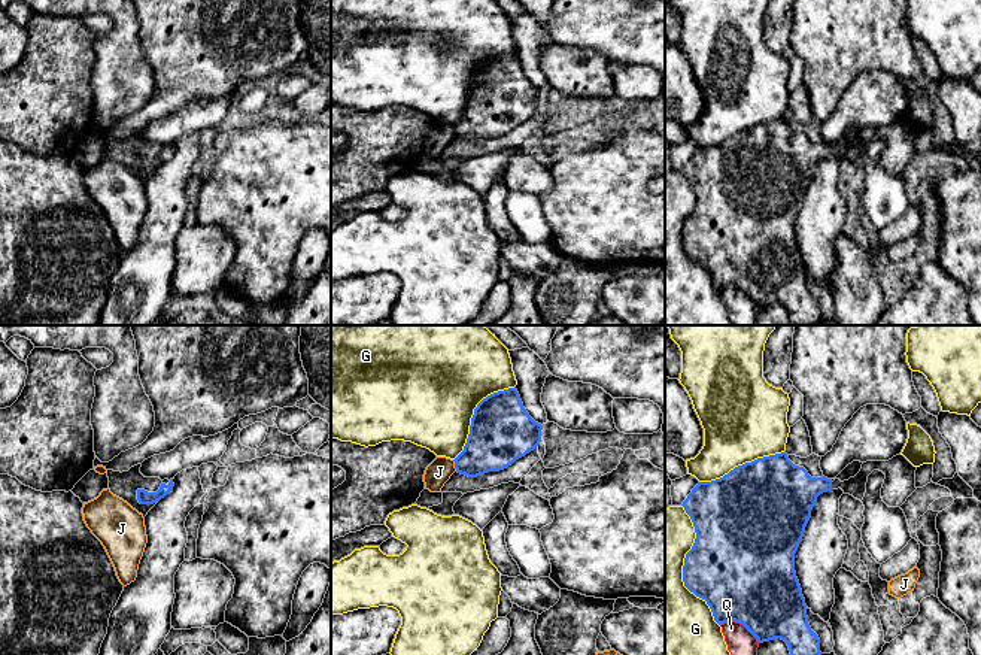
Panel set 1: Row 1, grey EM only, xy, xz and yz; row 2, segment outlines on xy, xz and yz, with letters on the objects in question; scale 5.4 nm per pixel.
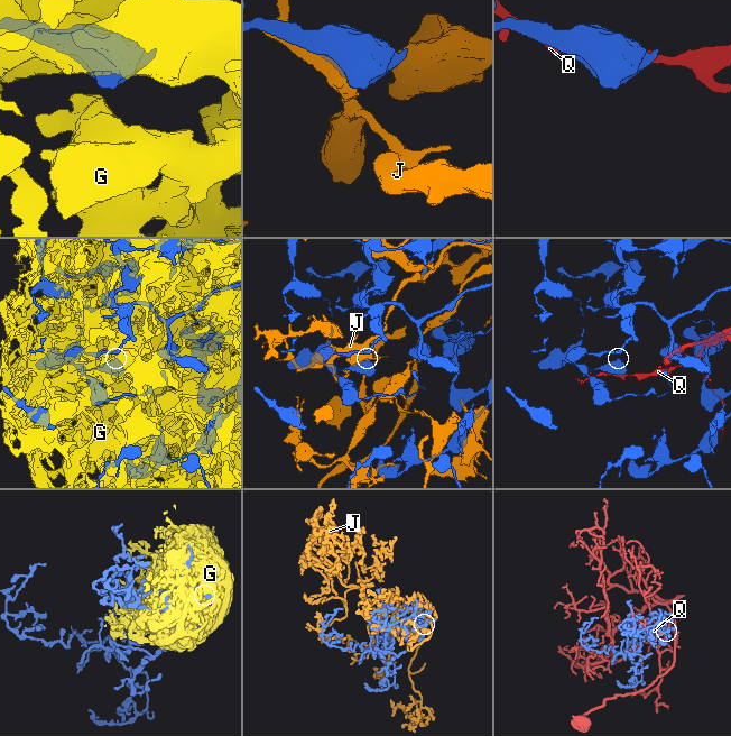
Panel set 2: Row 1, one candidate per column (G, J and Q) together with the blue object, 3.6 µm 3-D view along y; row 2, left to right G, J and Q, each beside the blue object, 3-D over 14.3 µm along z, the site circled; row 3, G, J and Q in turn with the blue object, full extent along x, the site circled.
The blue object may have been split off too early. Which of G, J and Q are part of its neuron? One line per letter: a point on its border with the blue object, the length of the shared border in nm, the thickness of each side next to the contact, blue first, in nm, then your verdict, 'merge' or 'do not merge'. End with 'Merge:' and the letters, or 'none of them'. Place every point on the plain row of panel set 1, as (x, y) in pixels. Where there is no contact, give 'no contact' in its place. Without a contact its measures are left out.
G: contact yz (683, 233); length 700 nm; calibres 460 and 320 nm; do not merge
J: contact xz (455, 132); length 70 nm; calibres 280 and 140 nm; do not merge
Q: contact yz (740, 288); length 240 nm; calibres 500 and 160 nm; do not merge
Merge: none of them

